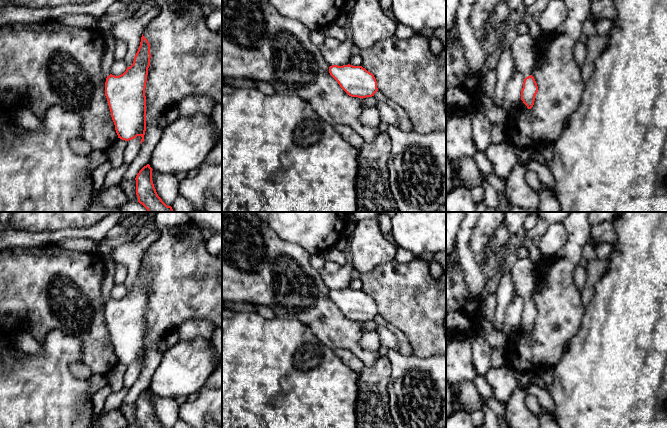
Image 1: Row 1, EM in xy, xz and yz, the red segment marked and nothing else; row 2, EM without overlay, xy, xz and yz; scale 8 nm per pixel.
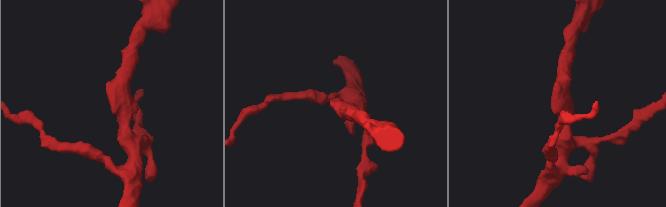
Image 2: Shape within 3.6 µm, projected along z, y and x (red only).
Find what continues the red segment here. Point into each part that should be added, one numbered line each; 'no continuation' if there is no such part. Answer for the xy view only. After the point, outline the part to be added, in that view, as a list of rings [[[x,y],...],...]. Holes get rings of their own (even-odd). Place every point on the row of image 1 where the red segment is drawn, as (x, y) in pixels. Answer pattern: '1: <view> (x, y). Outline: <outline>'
1: xy (110, 42). Outline: [[[113,36],[105,38],[105,51],[102,57],[102,70],[106,76],[111,74],[111,66],[114,62],[116,39]]]

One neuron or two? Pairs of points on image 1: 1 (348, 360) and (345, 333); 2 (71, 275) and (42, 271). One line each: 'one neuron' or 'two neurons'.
1: two neurons
2: one neuron

